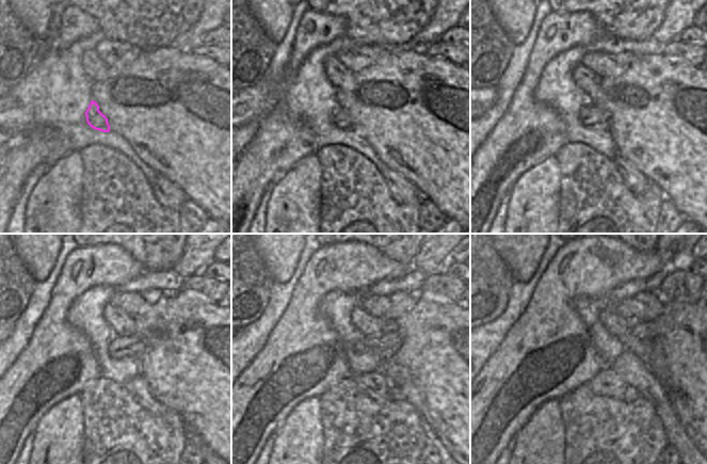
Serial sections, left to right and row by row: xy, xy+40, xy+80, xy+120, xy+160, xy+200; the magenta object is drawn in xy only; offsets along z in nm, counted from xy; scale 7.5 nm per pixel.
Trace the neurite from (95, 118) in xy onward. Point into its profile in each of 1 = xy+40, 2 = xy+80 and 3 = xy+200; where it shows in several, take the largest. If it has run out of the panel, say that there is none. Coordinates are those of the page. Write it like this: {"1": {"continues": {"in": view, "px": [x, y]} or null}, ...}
{"1": {"continues": {"in": "xy+40", "px": [340, 118]}}, "2": {"continues": {"in": "xy+80", "px": [590, 115]}}, "3": {"continues": {"in": "xy+200", "px": [642, 330]}}}

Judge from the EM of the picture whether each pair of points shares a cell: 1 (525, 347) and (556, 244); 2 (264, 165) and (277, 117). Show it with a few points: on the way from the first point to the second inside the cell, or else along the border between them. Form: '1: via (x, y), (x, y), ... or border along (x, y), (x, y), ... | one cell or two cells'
1: border along (563, 244), (539, 278) | two cells
2: via (267, 154), (277, 143), (277, 129) | one cell

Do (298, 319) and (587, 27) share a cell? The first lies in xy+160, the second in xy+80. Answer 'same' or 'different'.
same

